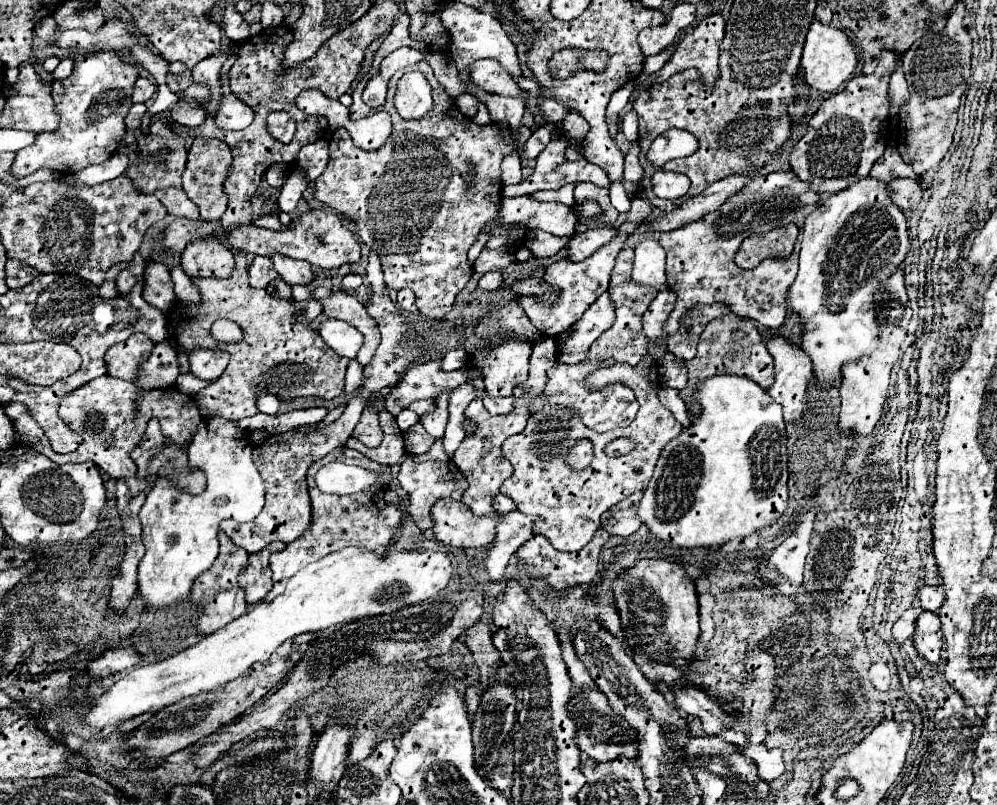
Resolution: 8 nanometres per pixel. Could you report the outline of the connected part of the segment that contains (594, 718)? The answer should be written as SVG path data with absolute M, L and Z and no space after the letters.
M572 688L572 696L568 702L568 716L574 720L576 728L576 746L590 758L596 758L598 762L606 762L616 756L636 758L636 734L632 734L632 728L624 718L616 720L616 712L608 706L608 700L598 688Z

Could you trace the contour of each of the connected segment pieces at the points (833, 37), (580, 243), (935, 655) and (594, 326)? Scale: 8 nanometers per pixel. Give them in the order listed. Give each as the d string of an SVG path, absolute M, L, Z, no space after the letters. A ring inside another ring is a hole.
M818 20L810 24L802 52L802 70L806 74L806 82L810 88L816 88L820 92L836 92L846 80L850 80L856 64L856 48L840 28L824 26Z
M588 228L582 234L574 234L572 242L568 244L566 258L572 260L584 260L590 254L594 254L598 248L608 244L614 238L616 230L614 228Z
M922 612L916 620L916 634L914 634L916 650L932 664L940 662L940 652L944 646L940 618L934 612Z
M604 292L574 324L568 338L564 342L556 342L556 360L566 364L582 362L588 354L590 344L602 332L606 332L614 324L614 320L616 320L614 302L610 300L610 294Z

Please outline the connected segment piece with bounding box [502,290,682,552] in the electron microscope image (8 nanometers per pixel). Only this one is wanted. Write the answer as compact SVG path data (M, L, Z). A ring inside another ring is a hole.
M672 290L658 292L652 300L652 306L644 314L644 334L648 338L648 350L638 366L632 367L626 363L598 370L585 378L586 384L593 388L603 388L607 384L621 382L630 387L640 402L640 410L636 420L628 428L608 430L604 434L594 432L578 420L578 414L570 408L558 408L546 404L544 394L532 398L528 402L528 424L526 430L514 438L504 442L504 458L508 458L514 466L514 474L502 484L502 494L512 498L518 504L518 510L524 514L540 516L540 522L534 522L534 534L548 538L548 542L566 552L574 552L584 548L596 530L600 528L600 516L620 500L628 498L638 490L646 490L656 460L662 448L682 432L680 422L672 416L668 408L664 408L658 400L658 367L656 358L652 358L650 348L654 344L664 344L664 322L670 318L670 312L676 306L676 294ZM618 436L628 436L636 442L634 450L624 456L606 456L604 448ZM588 438L594 444L594 460L584 470L572 470L566 462L568 452L578 444L578 440Z

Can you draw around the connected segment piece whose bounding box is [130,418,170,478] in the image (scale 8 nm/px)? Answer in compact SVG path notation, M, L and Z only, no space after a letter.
M152 418L150 422L148 422L148 426L146 426L146 432L144 432L144 436L142 436L142 440L138 442L138 446L132 450L132 460L136 462L136 466L138 466L138 472L136 472L136 476L138 478L146 478L148 476L148 462L158 454L158 452L162 452L164 450L164 446L168 446L168 438L166 436L162 436L162 432L160 432L160 424L158 424L158 420L156 418Z

